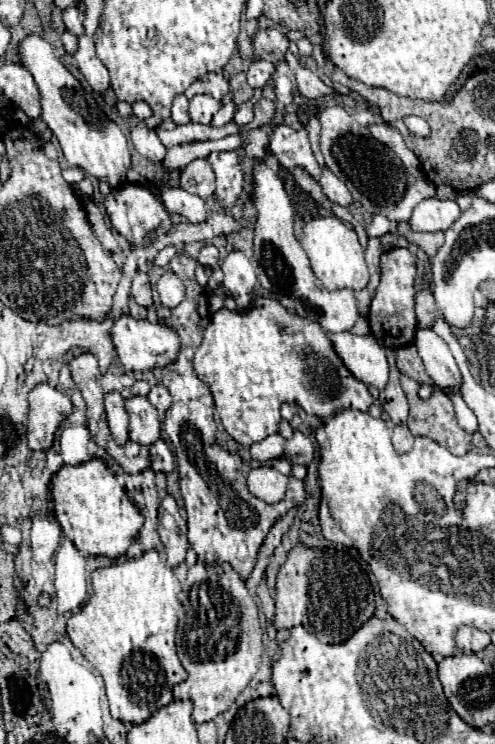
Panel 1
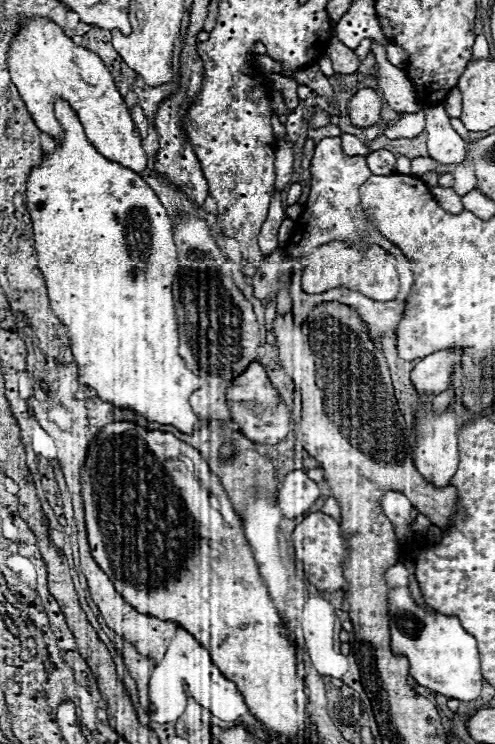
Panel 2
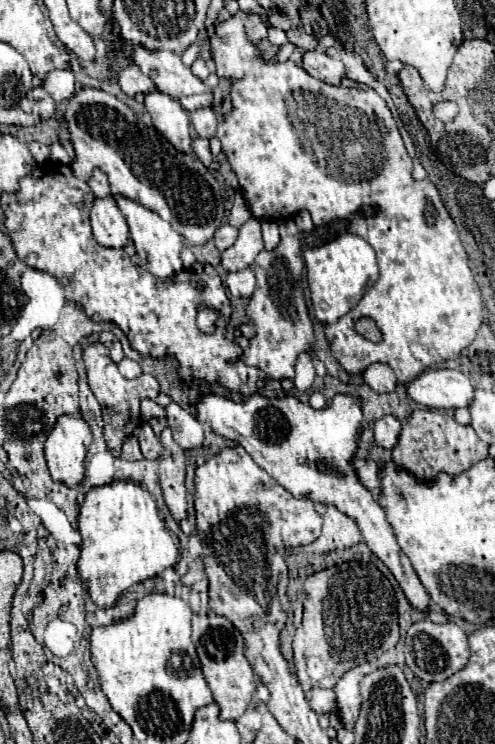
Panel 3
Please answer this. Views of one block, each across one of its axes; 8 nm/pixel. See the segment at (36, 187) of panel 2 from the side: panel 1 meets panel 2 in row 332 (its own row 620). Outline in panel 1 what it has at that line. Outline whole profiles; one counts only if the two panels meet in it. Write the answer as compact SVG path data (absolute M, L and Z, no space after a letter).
M148 550L138 560L126 560L106 568L98 568L92 574L90 602L86 602L80 612L72 614L66 624L66 632L74 646L102 674L106 682L106 694L110 700L110 714L120 722L146 722L154 712L172 702L172 688L188 678L176 654L178 592L180 582L174 576L172 568L166 566L166 562L160 558L156 550Z

